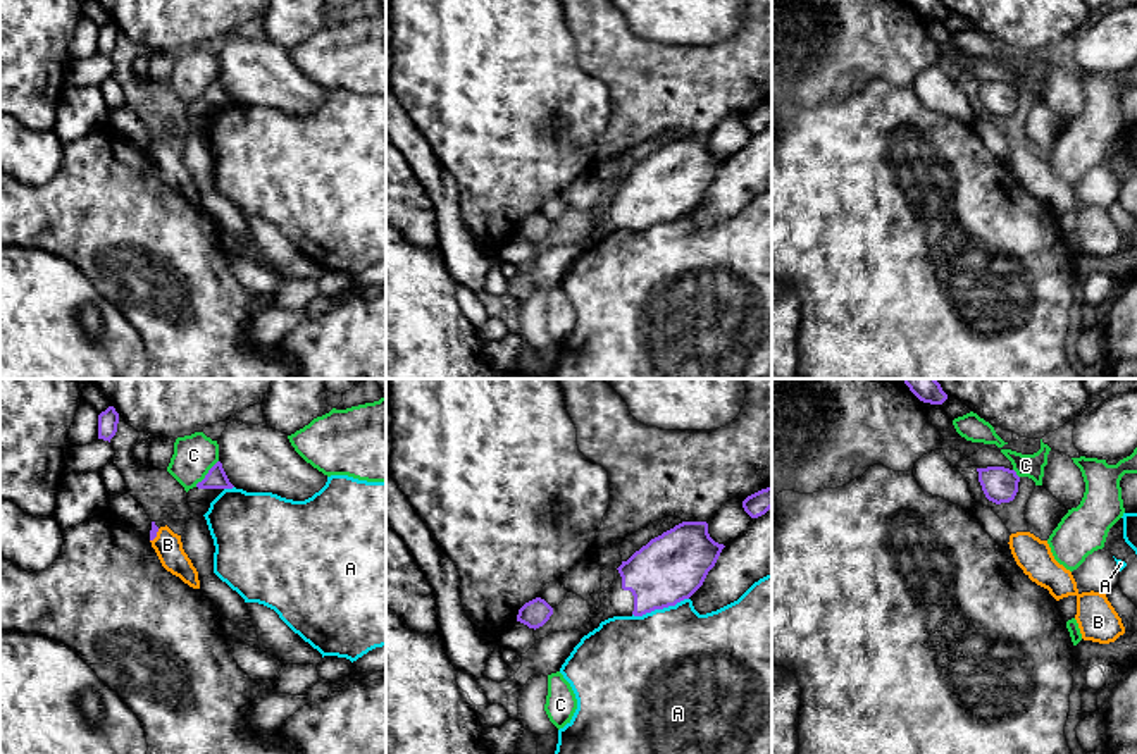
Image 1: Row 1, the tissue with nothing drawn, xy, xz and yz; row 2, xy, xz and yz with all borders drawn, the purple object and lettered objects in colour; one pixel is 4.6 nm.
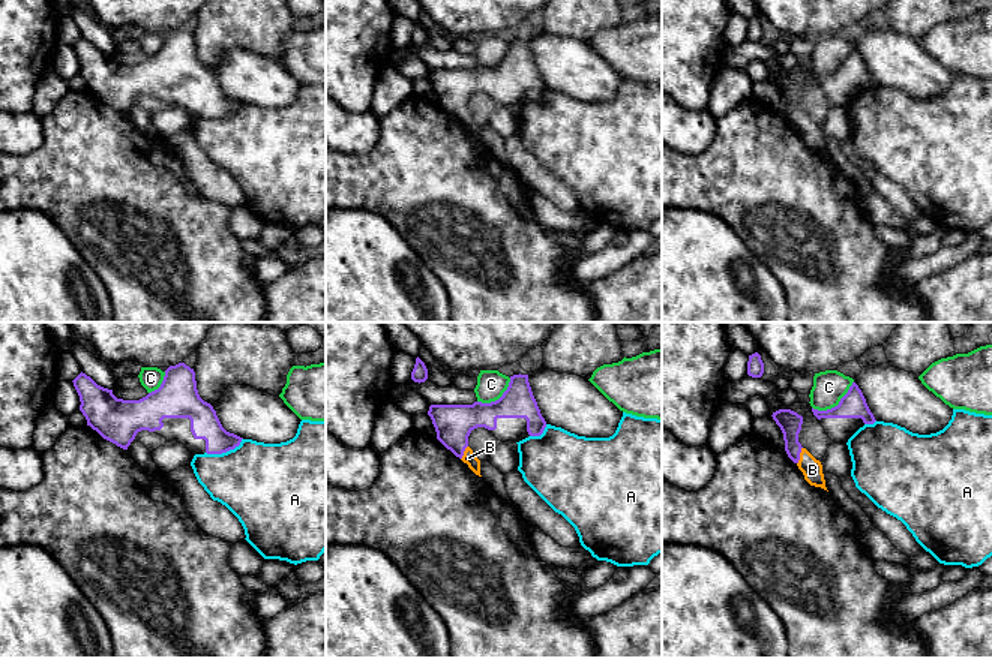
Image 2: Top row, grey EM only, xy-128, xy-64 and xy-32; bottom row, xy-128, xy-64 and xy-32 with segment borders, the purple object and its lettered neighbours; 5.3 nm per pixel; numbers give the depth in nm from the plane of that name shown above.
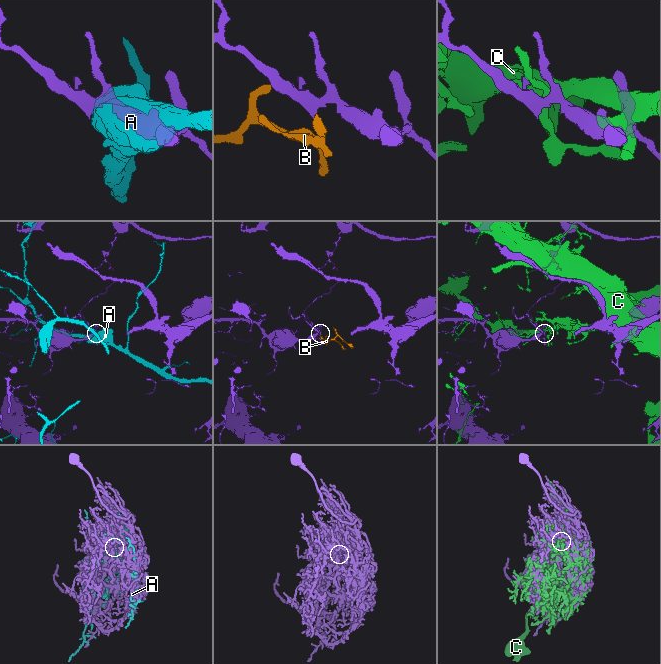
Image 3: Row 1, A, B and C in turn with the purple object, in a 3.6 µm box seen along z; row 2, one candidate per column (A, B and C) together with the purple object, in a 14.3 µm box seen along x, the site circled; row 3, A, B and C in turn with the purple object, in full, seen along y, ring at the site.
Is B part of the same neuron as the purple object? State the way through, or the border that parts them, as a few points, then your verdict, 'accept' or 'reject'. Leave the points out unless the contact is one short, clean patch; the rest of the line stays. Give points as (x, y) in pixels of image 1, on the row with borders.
way xy (154, 531), (155, 536), (167, 544); accept

